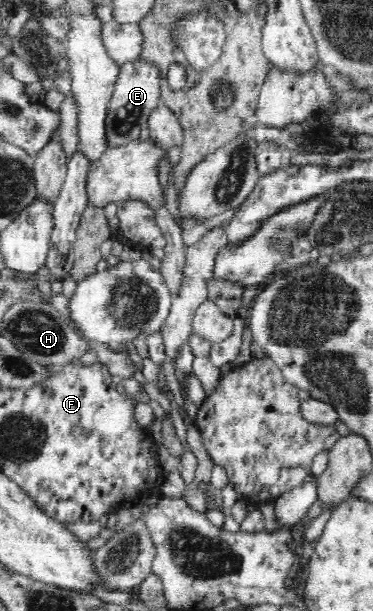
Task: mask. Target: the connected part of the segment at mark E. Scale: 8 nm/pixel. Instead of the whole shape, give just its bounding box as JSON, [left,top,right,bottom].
[107,60,162,147]

